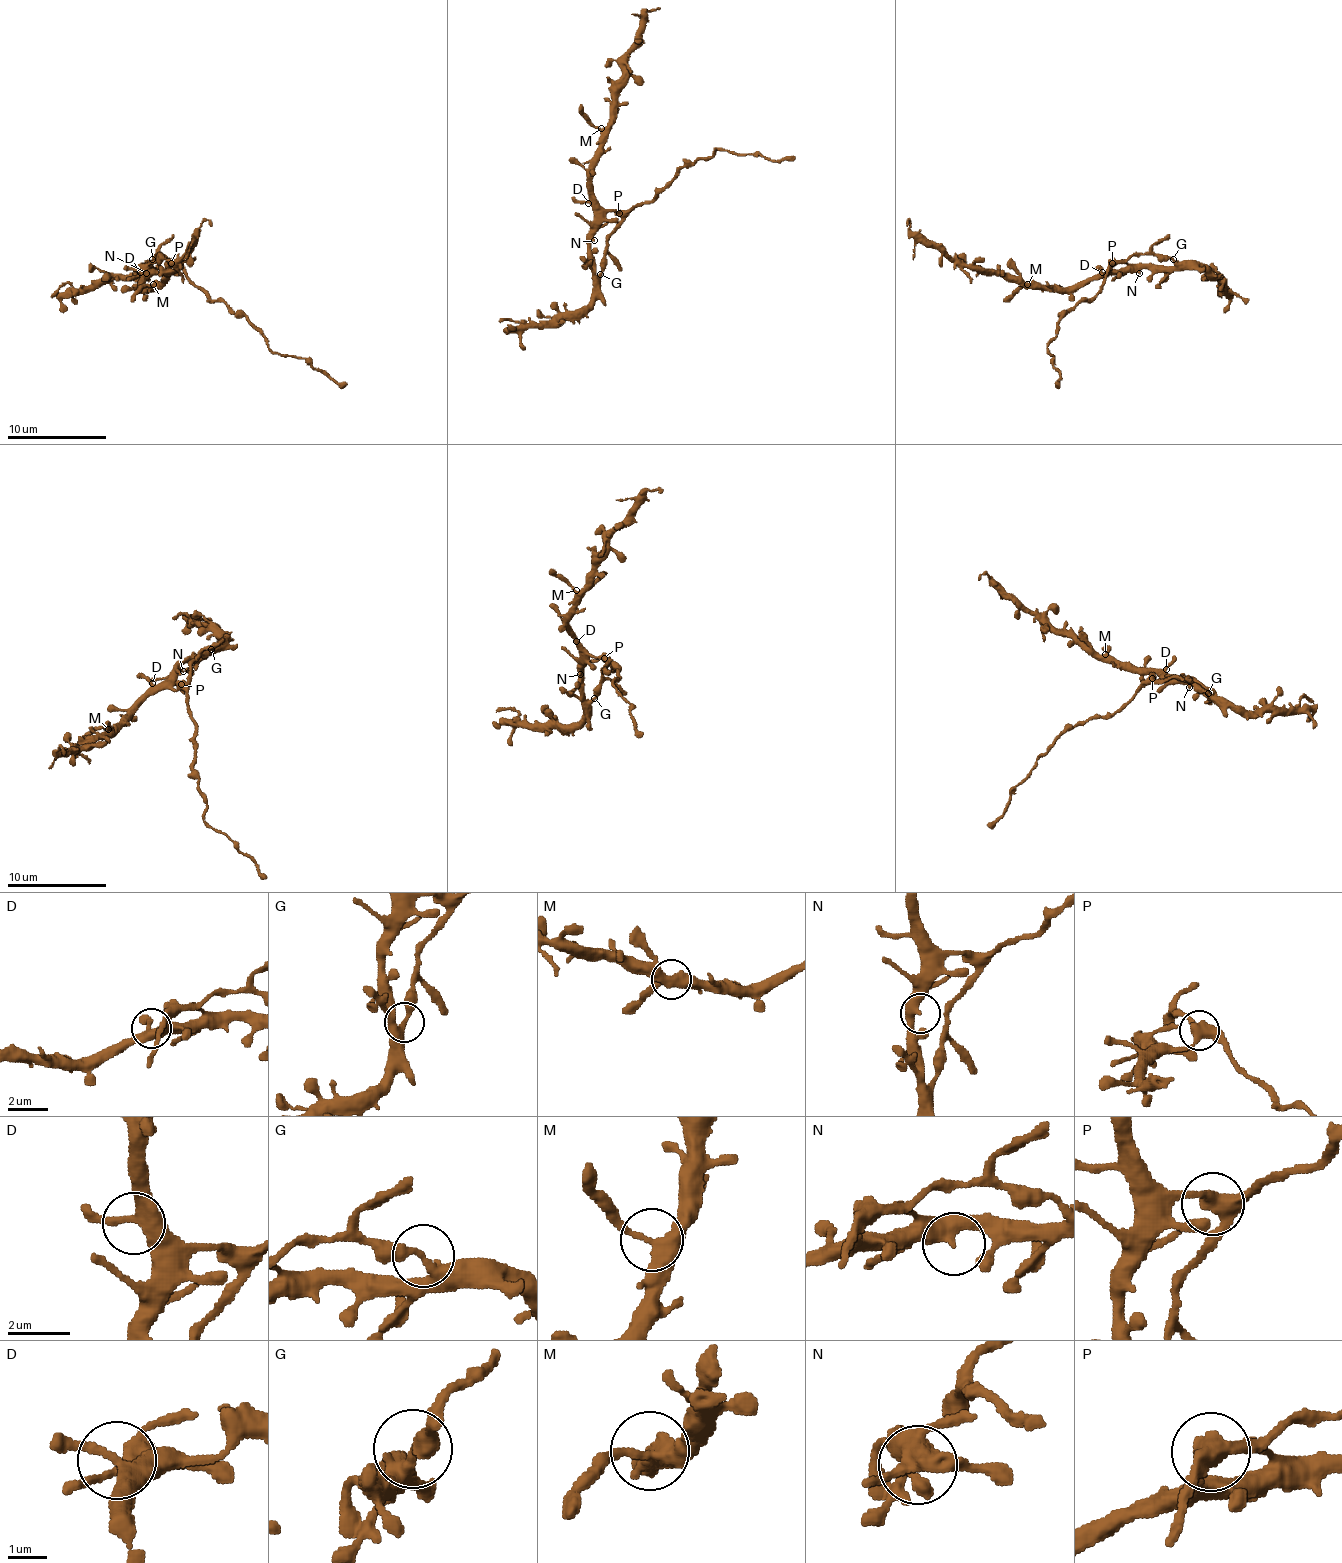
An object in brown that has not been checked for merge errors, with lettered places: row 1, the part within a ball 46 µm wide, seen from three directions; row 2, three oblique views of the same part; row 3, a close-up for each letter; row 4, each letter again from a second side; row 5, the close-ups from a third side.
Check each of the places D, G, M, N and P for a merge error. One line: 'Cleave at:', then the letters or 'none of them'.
Cleave at: G, P

